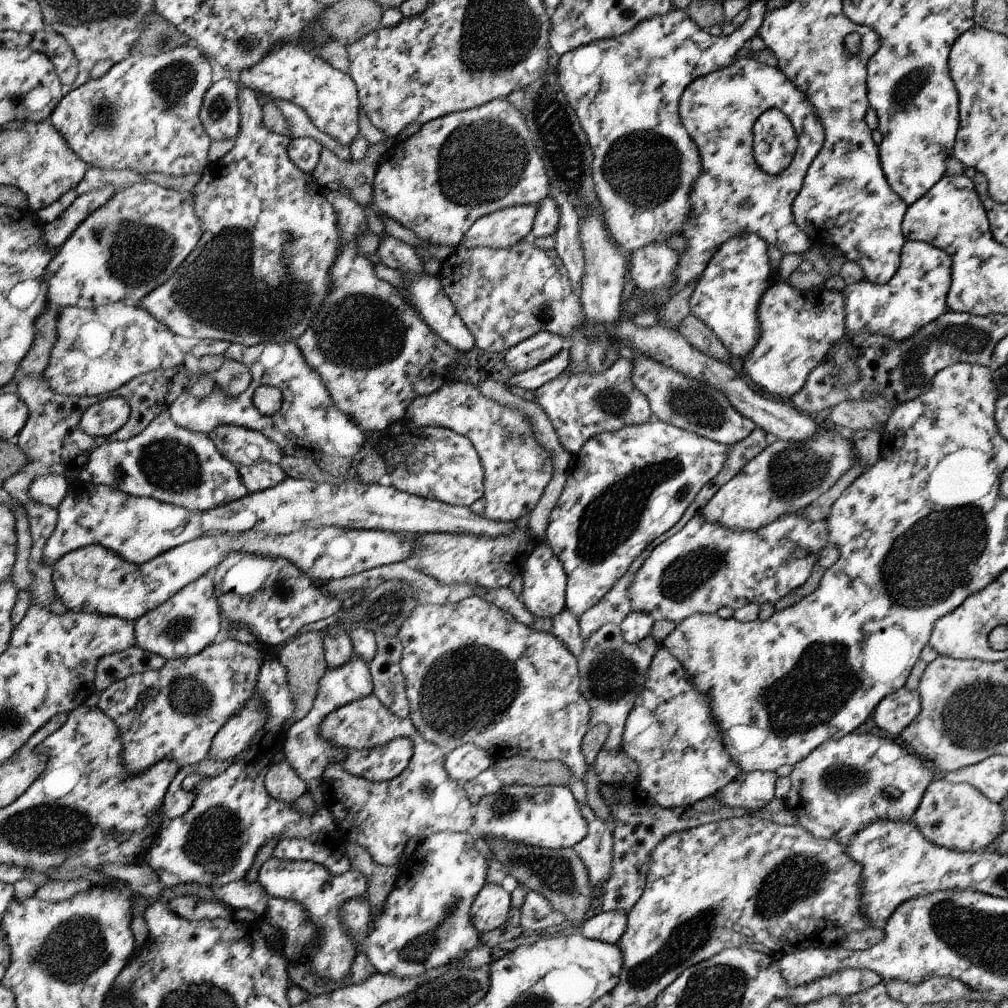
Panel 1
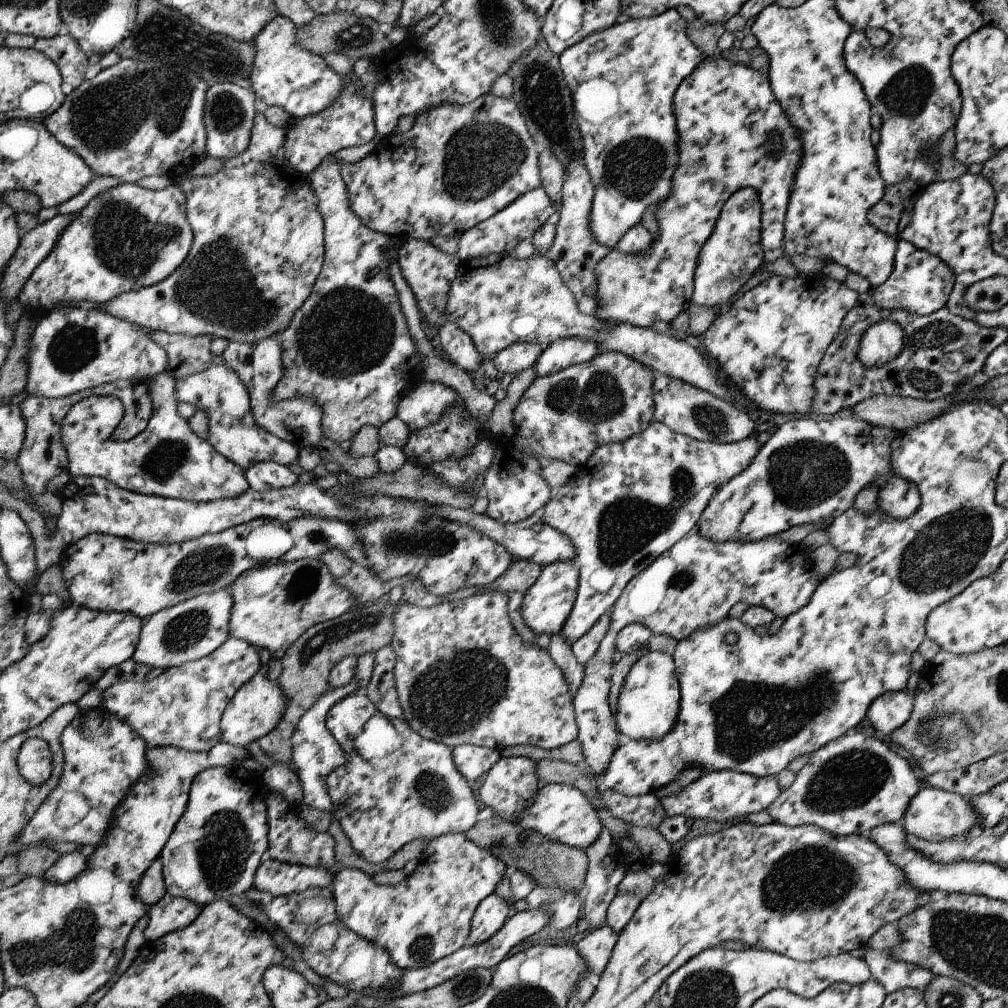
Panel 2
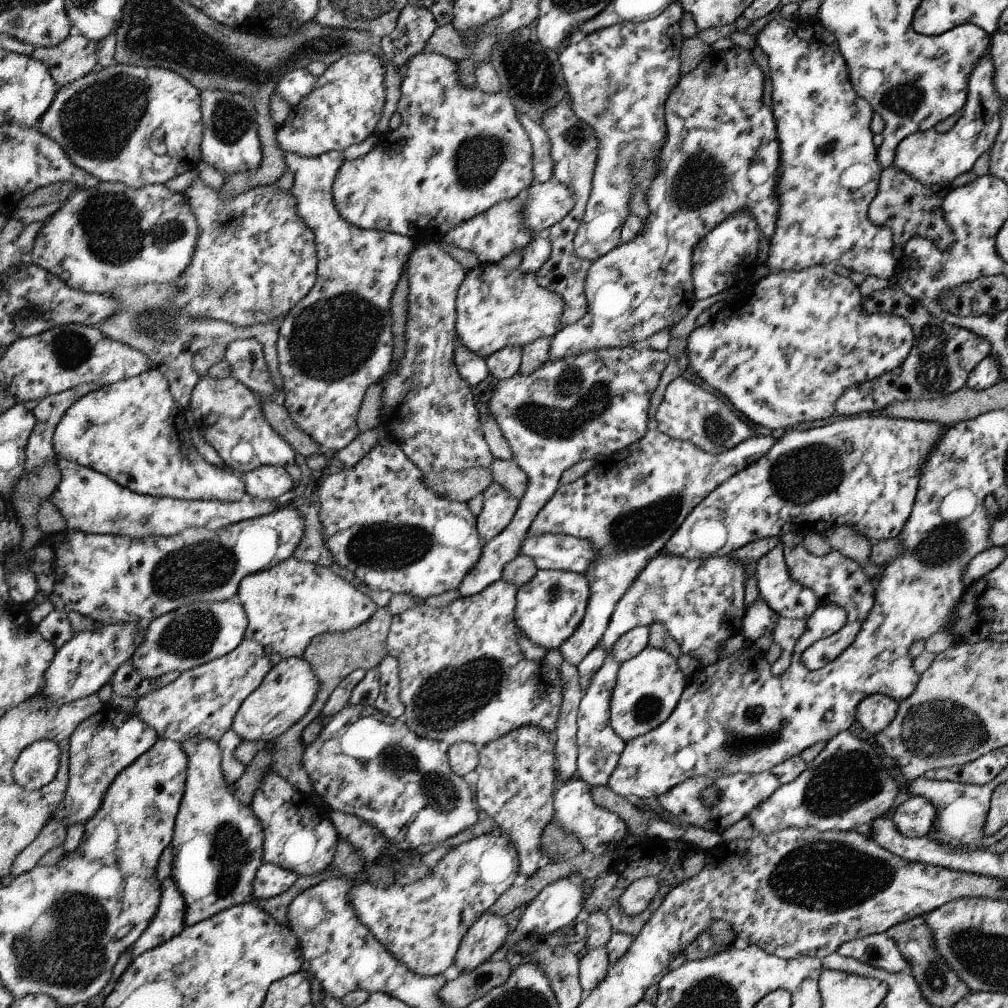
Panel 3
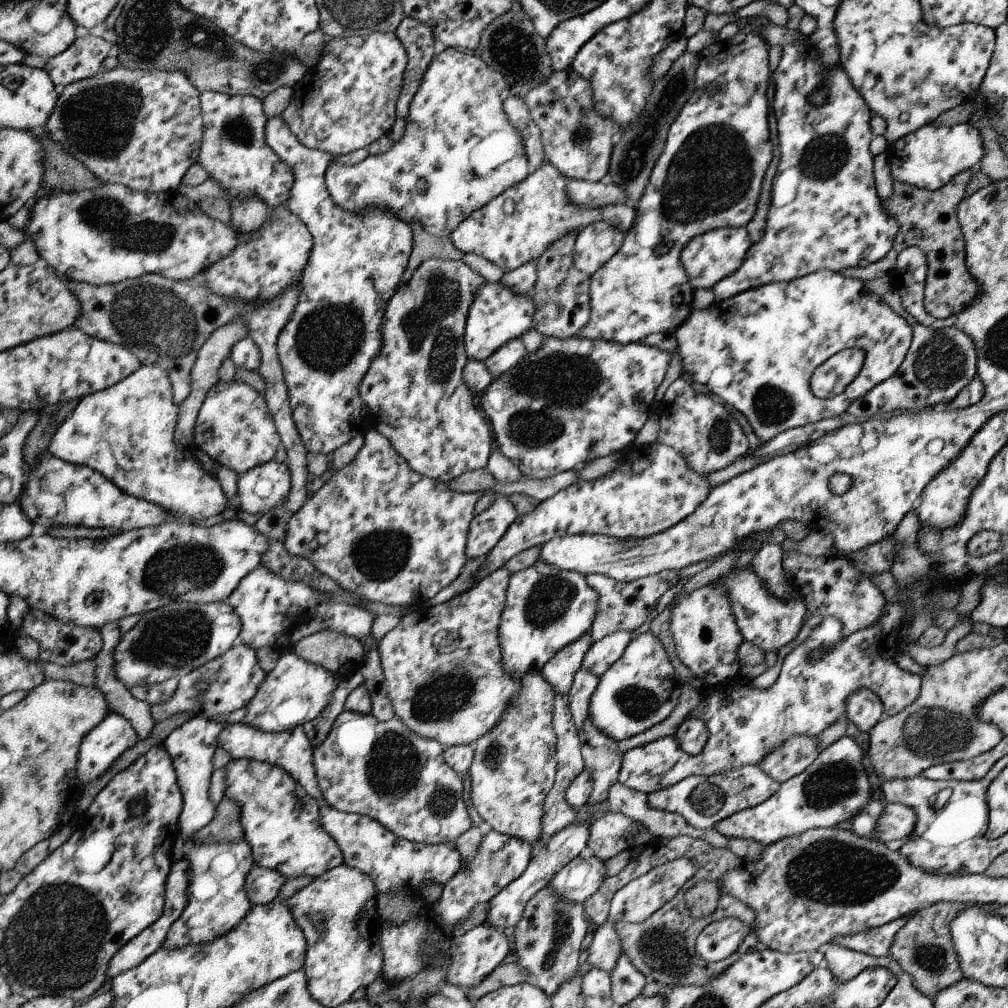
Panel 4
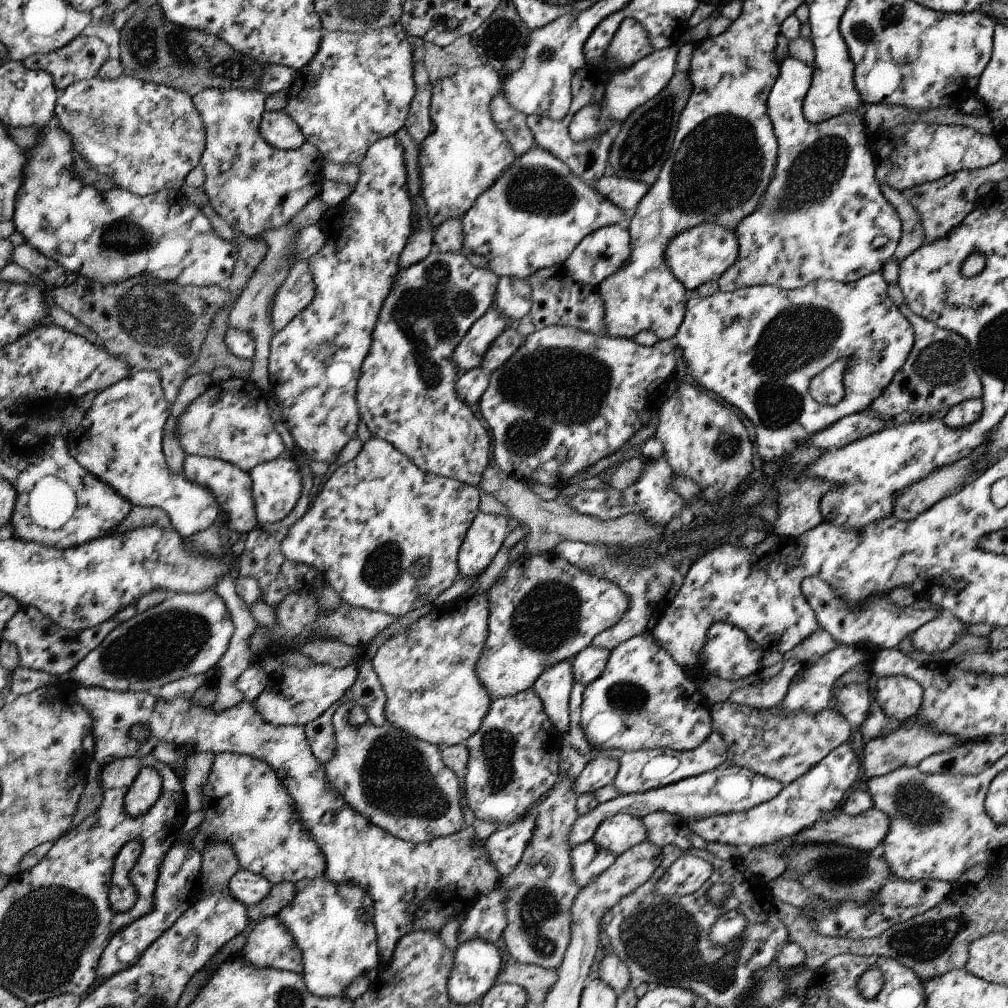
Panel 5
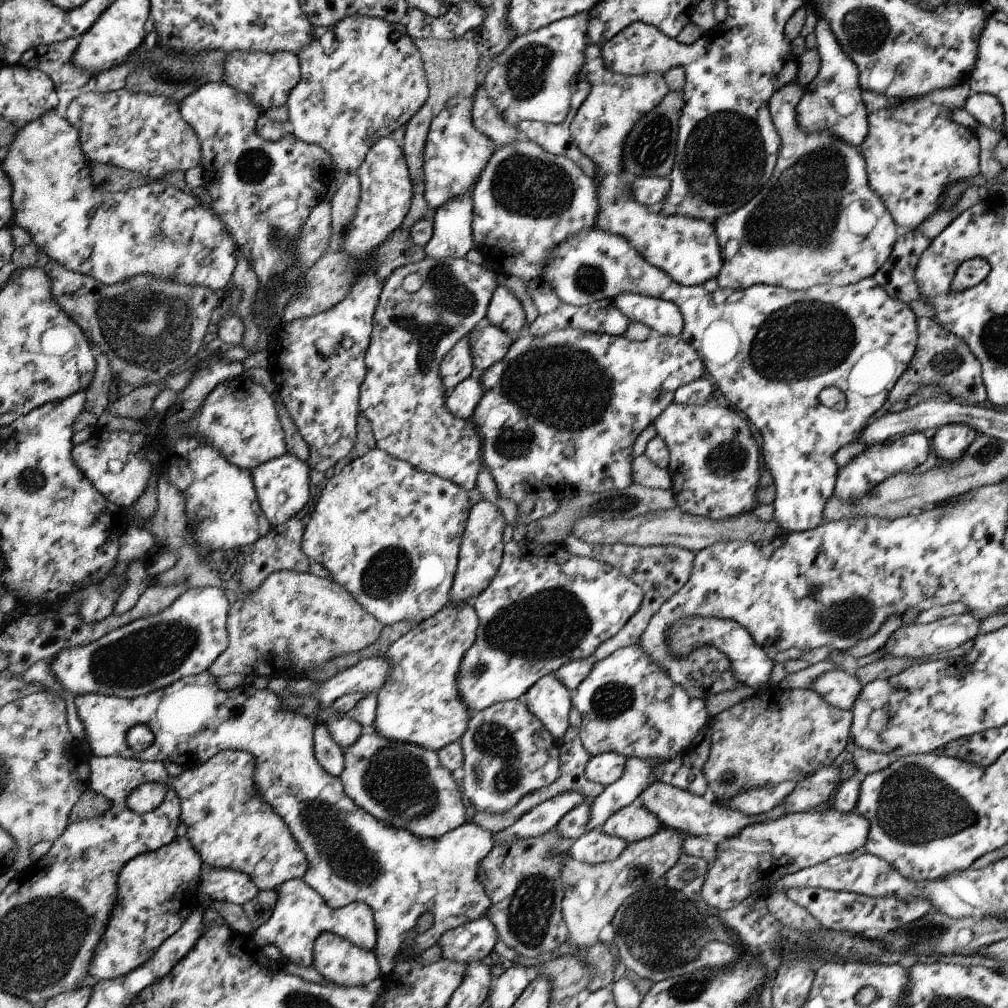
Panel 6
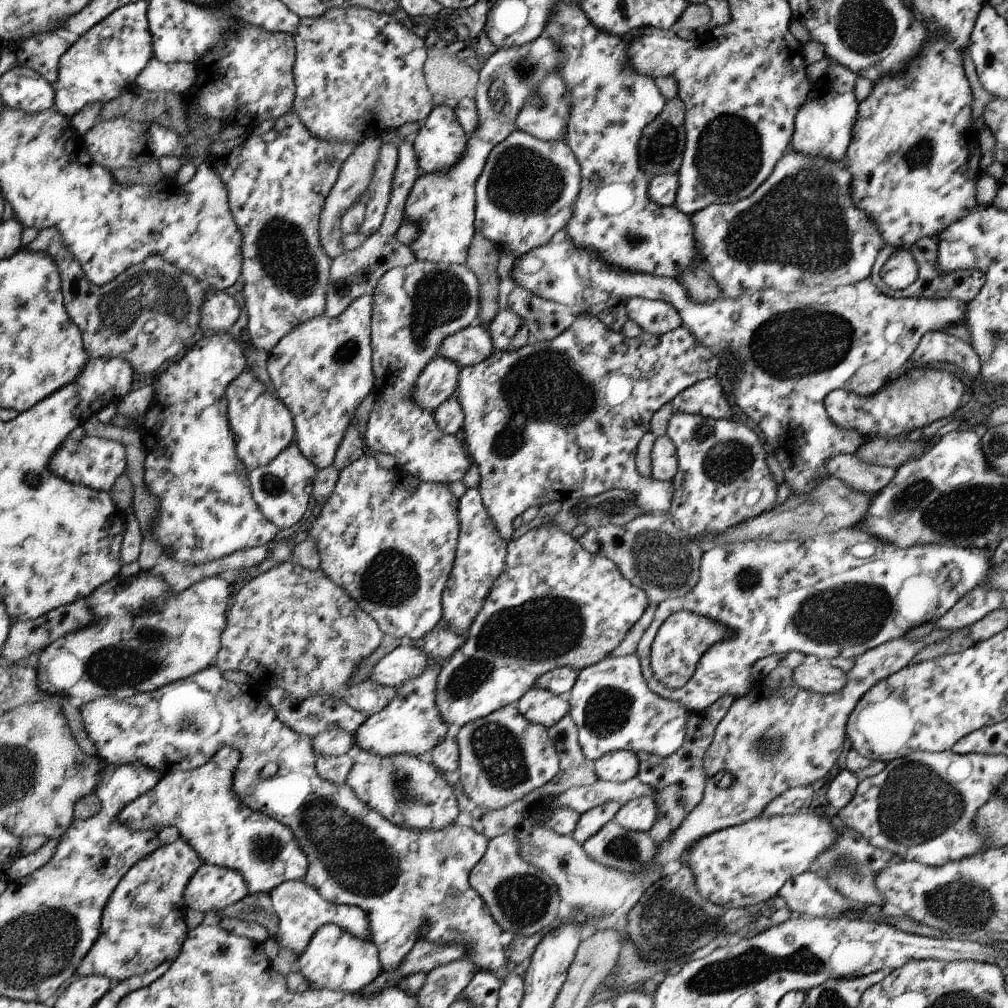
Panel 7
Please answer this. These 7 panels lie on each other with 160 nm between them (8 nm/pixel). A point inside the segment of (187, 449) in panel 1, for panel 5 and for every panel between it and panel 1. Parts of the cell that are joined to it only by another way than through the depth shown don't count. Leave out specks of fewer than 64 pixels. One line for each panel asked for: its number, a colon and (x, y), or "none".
2: (166, 459)
3: (133, 431)
4: (127, 431)
5: (120, 440)

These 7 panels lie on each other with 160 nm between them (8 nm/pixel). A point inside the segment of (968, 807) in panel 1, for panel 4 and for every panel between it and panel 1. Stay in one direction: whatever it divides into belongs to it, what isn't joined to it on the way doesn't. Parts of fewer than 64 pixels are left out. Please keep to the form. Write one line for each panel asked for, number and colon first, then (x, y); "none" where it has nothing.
2: (934, 815)
3: (915, 817)
4: (898, 821)

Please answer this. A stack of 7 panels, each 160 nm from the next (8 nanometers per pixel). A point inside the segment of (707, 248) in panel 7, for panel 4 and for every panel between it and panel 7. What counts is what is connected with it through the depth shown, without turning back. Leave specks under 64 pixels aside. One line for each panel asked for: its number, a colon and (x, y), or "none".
4: (825, 213)
5: (823, 217)
6: (815, 222)

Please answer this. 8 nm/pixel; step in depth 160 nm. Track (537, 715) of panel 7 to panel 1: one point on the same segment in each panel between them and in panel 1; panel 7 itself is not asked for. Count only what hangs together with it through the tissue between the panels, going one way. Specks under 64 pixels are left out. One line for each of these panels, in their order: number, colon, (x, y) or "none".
1: (625, 489)
2: (631, 501)
3: (629, 504)
4: (560, 672)
5: (554, 686)
6: (549, 699)

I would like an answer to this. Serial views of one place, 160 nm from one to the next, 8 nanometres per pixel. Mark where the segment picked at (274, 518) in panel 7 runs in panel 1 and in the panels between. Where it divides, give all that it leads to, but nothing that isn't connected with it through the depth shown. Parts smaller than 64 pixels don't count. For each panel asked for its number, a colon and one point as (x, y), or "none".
1: (261, 475)
2: (266, 475)
3: (270, 481)
4: (266, 487)
5: (278, 485)
6: (282, 484)

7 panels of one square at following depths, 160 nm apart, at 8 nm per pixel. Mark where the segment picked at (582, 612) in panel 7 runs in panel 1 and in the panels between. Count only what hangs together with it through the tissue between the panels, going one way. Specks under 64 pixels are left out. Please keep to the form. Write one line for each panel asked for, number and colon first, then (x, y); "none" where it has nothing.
1: (545, 582)
2: (546, 606)
3: (550, 606)
4: (547, 609)
5: (545, 610)
6: (546, 606)

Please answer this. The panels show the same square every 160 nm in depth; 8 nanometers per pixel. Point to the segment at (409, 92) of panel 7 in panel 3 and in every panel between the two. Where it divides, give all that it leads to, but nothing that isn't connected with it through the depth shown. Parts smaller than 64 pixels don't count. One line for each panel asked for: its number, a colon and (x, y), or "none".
3: (344, 107)
4: (349, 99)
5: (358, 89)
6: (362, 79)

